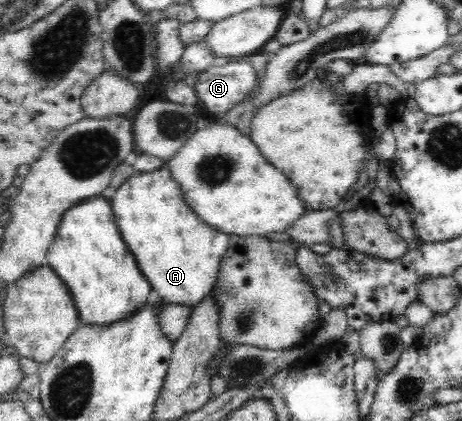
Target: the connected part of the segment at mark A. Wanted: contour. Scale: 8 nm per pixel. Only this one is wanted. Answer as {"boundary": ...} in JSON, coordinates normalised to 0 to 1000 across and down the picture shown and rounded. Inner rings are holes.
{"boundary":[[[361,390],[329,411],[286,413],[236,485],[260,563],[327,677],[331,705],[359,722],[418,729],[459,694],[498,558],[455,539],[405,489]]]}

